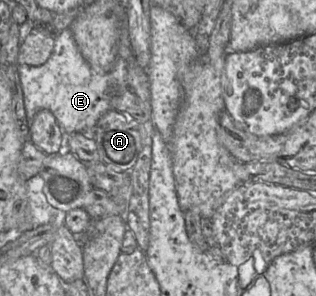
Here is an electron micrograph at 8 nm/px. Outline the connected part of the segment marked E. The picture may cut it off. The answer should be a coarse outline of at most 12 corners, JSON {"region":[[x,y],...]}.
{"region":[[126,23],[115,64],[91,69],[70,28],[41,66],[17,68],[29,129],[47,109],[64,134],[92,133],[128,88]]}

